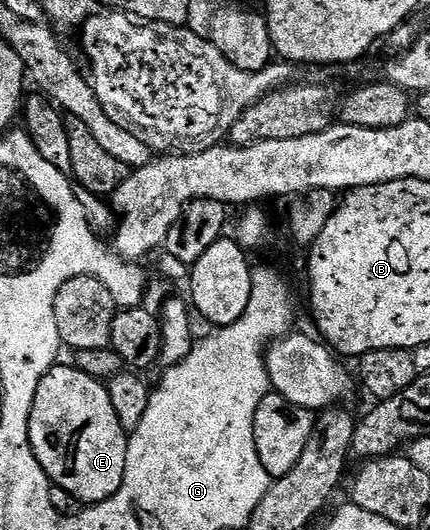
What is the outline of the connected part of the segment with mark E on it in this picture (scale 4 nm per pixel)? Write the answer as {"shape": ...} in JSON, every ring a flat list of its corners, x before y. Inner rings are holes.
{"shape":[[56,364,37,384,29,416,29,440,35,458,56,487,79,502,109,500,125,480,128,431,121,428,106,385,85,376,73,364]]}

